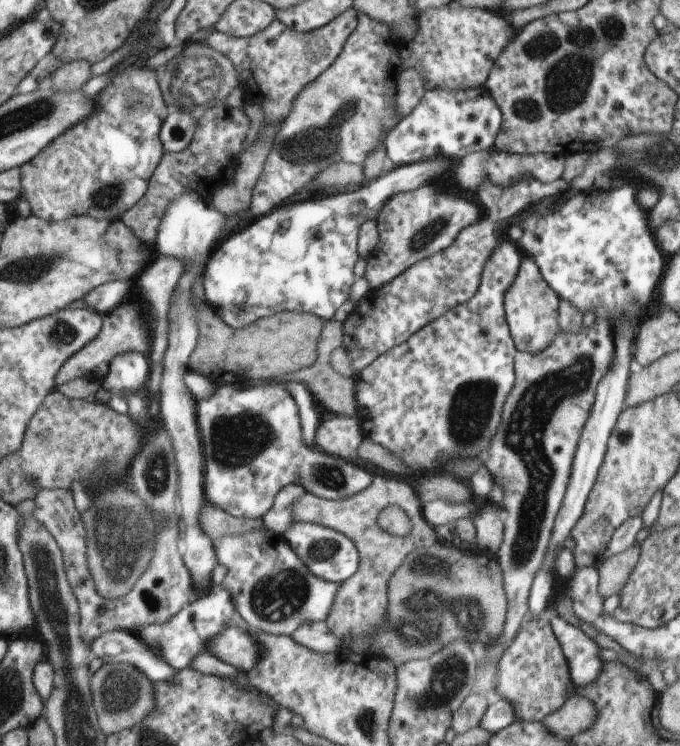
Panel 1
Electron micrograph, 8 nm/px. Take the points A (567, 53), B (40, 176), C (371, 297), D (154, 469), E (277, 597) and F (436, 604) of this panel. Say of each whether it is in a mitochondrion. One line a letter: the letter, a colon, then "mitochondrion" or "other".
A: mitochondrion
B: other
C: other
D: mitochondrion
E: mitochondrion
F: mitochondrion

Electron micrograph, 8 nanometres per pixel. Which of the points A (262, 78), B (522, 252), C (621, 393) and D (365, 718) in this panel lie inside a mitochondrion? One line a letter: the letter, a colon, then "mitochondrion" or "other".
A: other
B: other
C: other
D: mitochondrion

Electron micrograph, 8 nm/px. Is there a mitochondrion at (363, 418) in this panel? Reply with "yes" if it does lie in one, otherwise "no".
no

